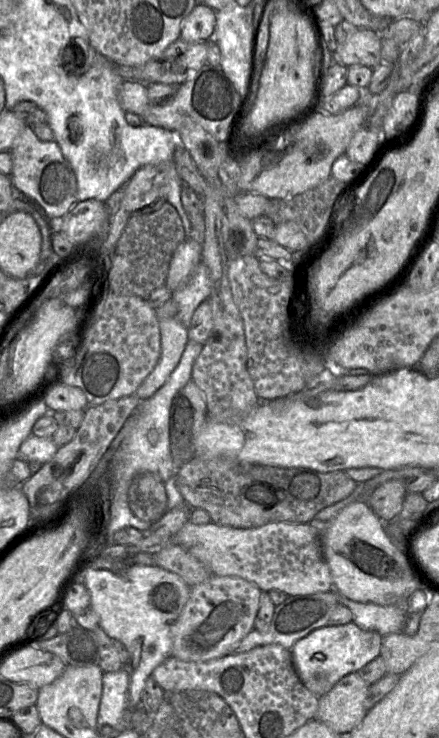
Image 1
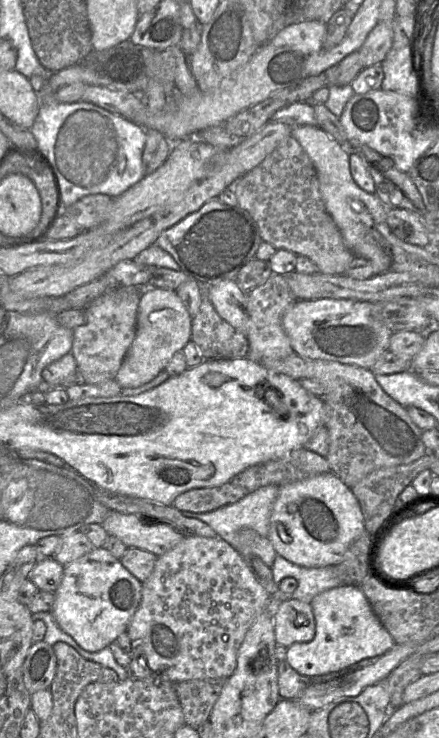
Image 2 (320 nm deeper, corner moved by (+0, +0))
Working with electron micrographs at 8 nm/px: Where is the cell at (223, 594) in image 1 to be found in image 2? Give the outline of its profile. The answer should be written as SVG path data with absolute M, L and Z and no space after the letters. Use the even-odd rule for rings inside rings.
M186 536L175 547L158 557L151 576L143 583L140 606L129 622L126 631L131 639L133 658L144 657L154 673L166 677L174 683L195 679L229 678L236 669L238 651L247 632L257 618L265 611L268 611L270 601L271 594L262 586L244 557L229 543L220 537Z

